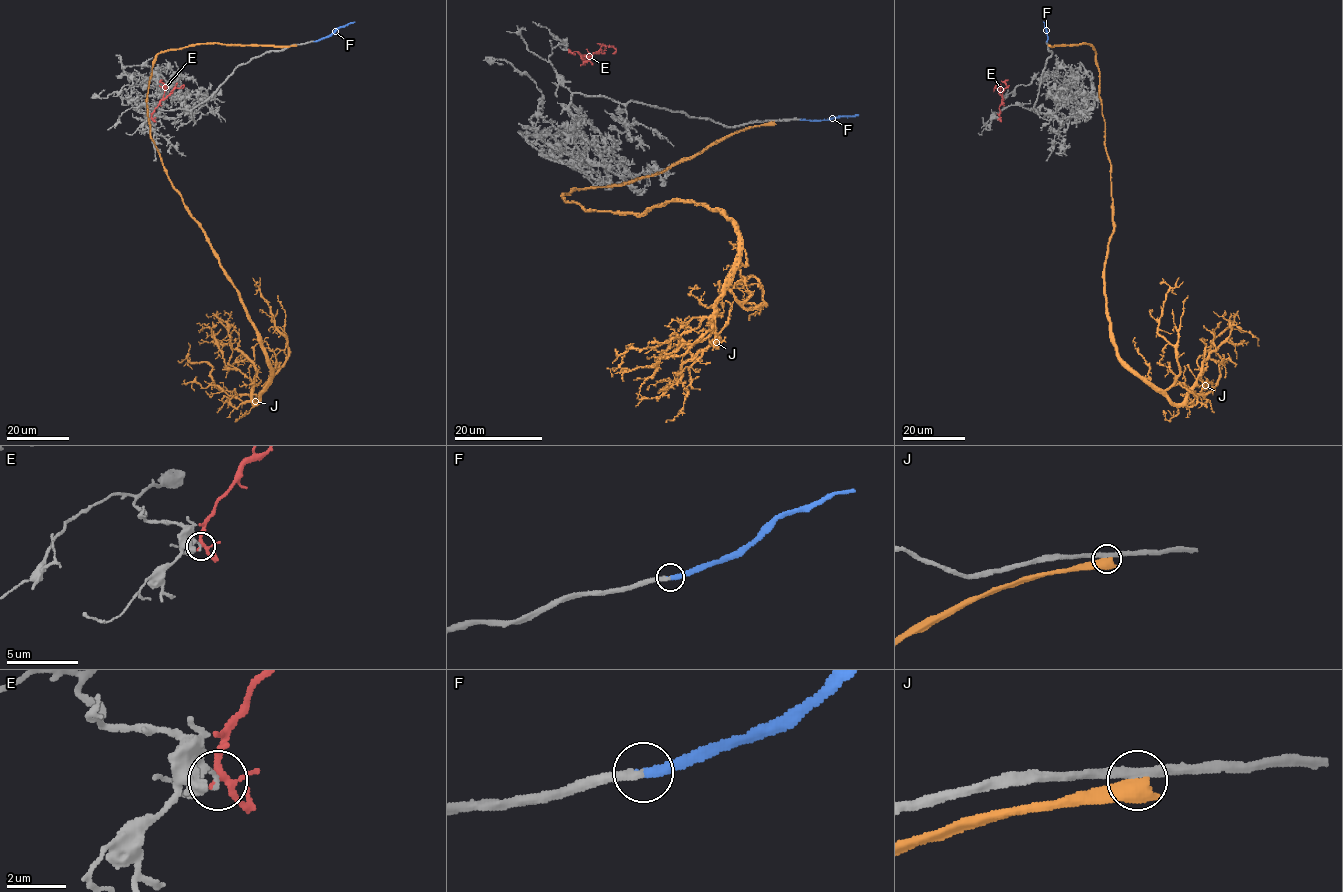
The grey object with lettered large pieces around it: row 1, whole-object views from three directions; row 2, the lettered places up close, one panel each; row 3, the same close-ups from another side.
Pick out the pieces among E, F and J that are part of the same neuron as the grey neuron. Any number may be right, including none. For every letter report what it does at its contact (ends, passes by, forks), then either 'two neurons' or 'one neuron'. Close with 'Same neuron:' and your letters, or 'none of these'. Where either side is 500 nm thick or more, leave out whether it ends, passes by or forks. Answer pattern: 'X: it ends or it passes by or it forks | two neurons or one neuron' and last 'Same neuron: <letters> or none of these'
E: it forks | two neurons
F: it ends | one neuron
J: two neurons
Same neuron: F

